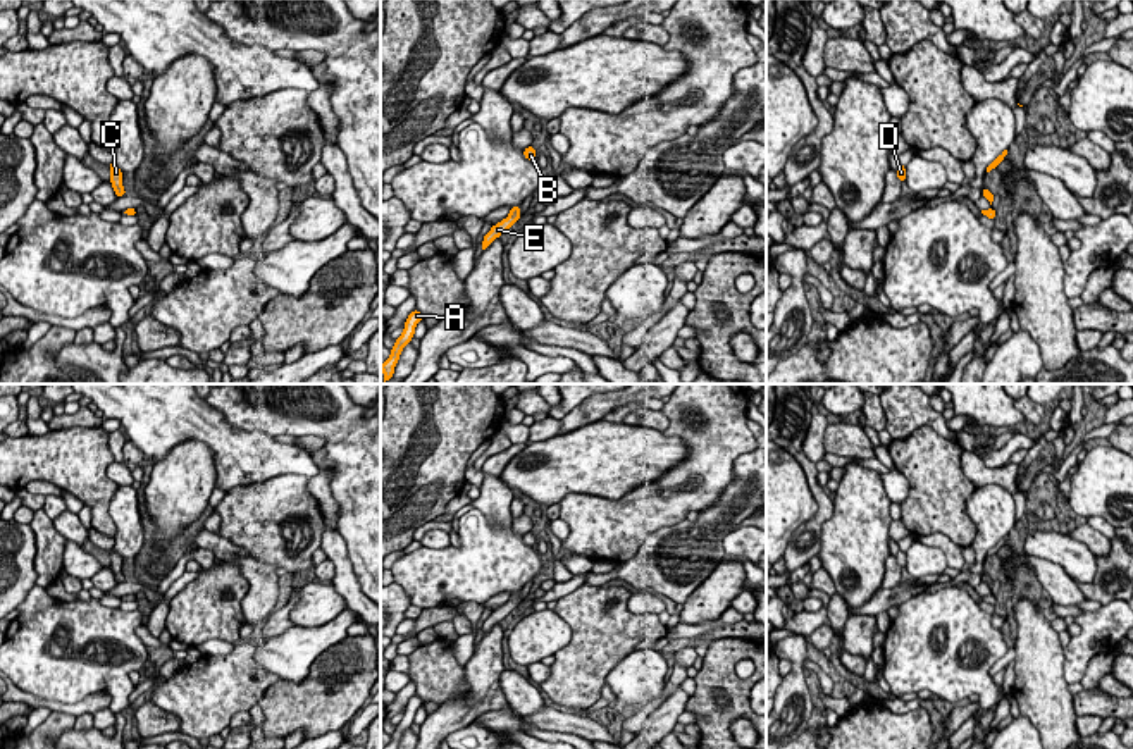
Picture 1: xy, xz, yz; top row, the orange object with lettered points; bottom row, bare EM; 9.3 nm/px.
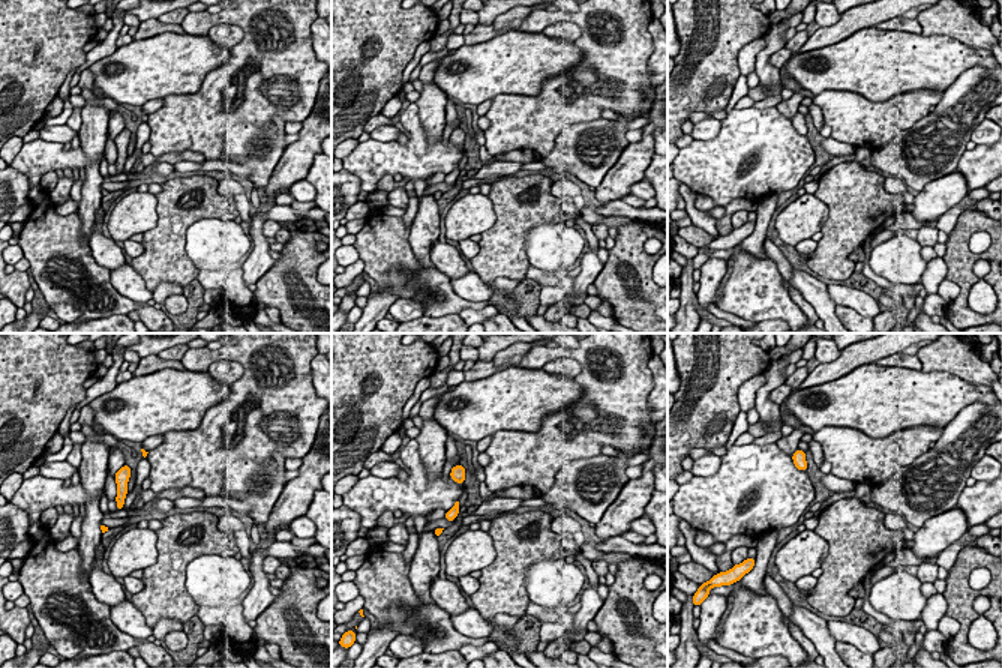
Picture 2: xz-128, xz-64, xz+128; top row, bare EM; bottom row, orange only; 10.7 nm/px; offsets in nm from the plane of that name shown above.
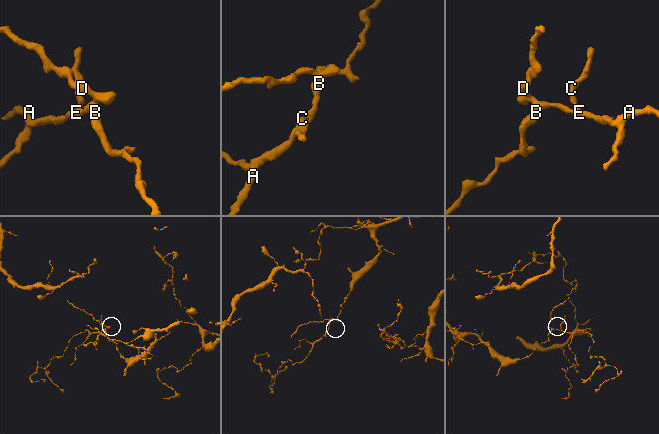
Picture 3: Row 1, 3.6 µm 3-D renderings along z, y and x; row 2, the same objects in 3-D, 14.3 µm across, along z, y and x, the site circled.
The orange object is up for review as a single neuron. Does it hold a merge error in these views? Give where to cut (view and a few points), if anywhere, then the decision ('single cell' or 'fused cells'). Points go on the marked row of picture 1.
cut none; single cell

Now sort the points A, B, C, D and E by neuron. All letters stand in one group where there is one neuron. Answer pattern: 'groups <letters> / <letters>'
groups A B C D E

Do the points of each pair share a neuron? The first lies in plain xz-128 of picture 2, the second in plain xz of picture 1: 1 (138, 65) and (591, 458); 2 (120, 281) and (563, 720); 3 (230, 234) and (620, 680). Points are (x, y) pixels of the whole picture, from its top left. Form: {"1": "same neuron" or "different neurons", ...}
{"1": "same neuron", "2": "same neuron", "3": "same neuron"}

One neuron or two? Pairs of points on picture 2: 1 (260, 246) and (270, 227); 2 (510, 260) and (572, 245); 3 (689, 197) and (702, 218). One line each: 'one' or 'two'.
1: two
2: two
3: one

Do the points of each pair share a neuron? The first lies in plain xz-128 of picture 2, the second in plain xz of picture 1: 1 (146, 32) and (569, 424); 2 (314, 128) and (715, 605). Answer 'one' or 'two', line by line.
1: two
2: one

